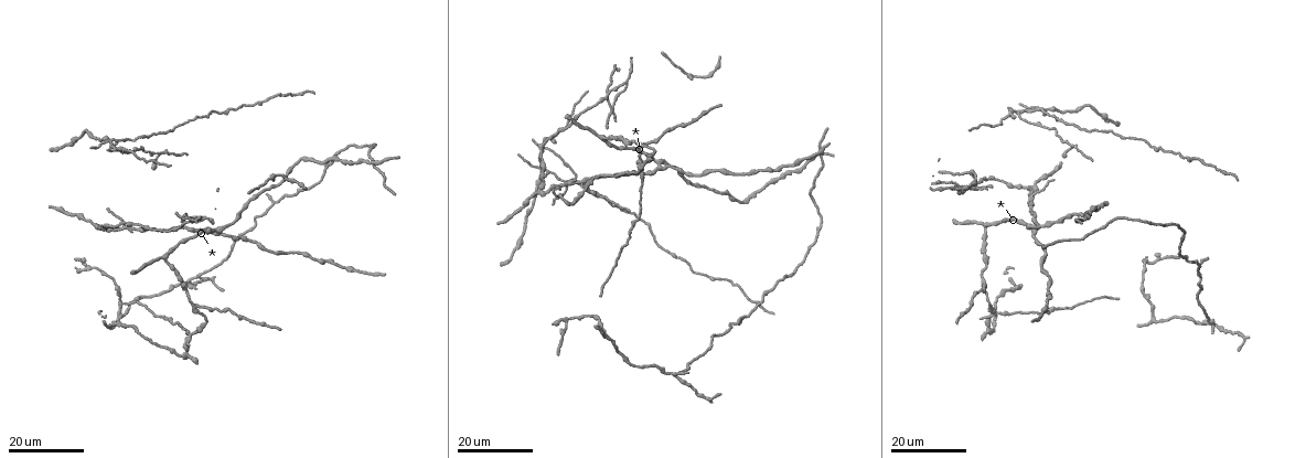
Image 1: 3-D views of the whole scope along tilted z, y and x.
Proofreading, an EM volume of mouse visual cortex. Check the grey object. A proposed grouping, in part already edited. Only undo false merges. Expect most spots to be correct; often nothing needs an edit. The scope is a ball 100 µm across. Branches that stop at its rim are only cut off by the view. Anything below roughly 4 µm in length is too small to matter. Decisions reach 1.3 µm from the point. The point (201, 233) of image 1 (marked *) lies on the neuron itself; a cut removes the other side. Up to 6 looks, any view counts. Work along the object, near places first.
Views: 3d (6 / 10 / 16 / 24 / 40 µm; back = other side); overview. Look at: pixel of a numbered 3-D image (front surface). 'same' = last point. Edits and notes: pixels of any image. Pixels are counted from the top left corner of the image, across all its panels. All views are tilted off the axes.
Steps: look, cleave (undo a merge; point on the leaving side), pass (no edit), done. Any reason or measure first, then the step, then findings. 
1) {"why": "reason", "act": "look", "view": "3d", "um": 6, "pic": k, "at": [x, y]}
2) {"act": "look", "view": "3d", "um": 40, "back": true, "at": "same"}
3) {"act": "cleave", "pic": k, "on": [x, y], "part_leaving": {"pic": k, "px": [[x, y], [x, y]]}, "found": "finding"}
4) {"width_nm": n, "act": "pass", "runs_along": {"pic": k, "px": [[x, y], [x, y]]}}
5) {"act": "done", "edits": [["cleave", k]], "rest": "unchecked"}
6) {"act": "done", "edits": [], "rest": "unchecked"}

{"why": "four or more arms meet", "act": "look", "view": "3d", "um": 24, "pic": 1, "at": [1018, 115]}

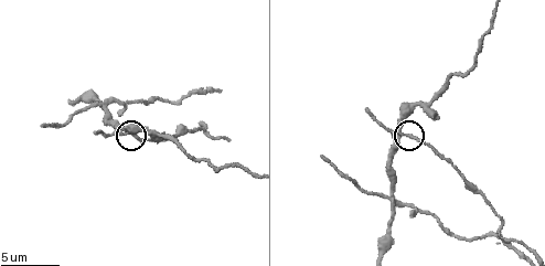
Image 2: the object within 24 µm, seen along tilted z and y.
{"act": "look", "view": "3d", "um": 6, "pic": 2, "at": [403, 135]}

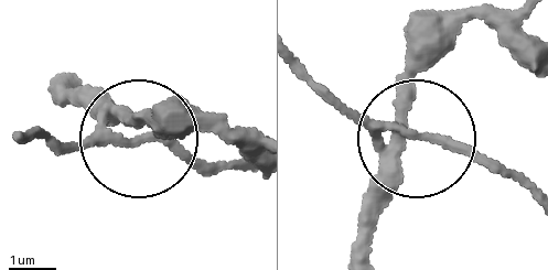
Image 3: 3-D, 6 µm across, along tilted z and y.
{"act": "look", "view": "3d", "um": 6, "back": true, "pic": 3, "at": [138, 138]}

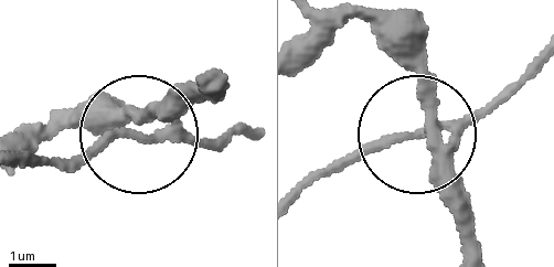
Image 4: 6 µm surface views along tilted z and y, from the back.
{"width_nm": 240, "act": "cleave", "pic": 4, "on": [112, 139], "part_leaving": {"pic": 4, "px": [[454, 141], [379, 138], [301, 180]]}, "found": "a second neuron is stuck on"}

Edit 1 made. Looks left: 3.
{"act": "look", "view": "overview"}

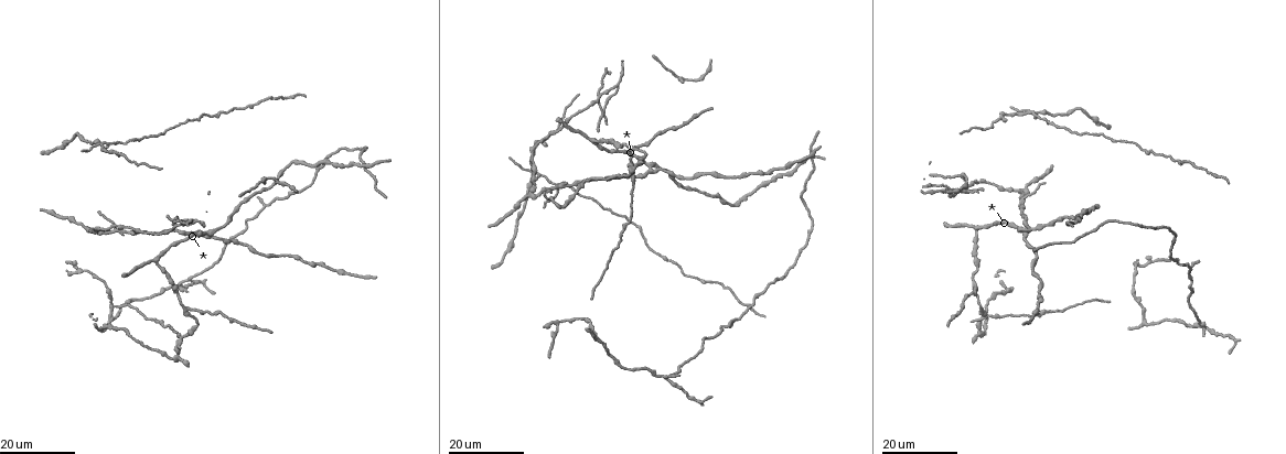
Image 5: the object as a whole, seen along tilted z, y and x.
{"act": "look", "view": "3d", "um": 24, "pic": 5, "at": [667, 378]}

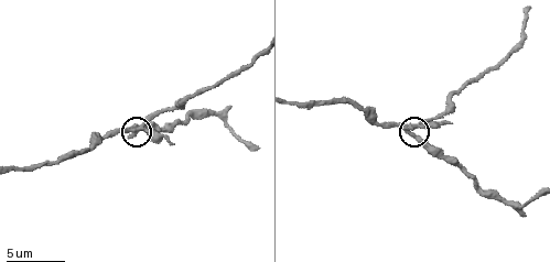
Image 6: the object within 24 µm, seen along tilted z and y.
{"why": "closer look", "act": "look", "view": "3d", "um": 10, "pic": 6, "at": [409, 131]}

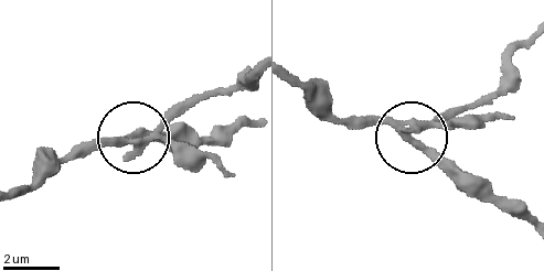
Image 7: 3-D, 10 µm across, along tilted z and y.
{"side_arm_um": 17, "act": "cleave", "pic": 7, "on": [176, 108], "part_leaving": {"pic": 7, "px": [[149, 143], [195, 105], [251, 80]]}, "found": "two neurons meet here"}

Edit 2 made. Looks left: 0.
{"act": "done", "edits": [["cleave", 4], ["cleave", 7]], "rest": "unchecked"}

